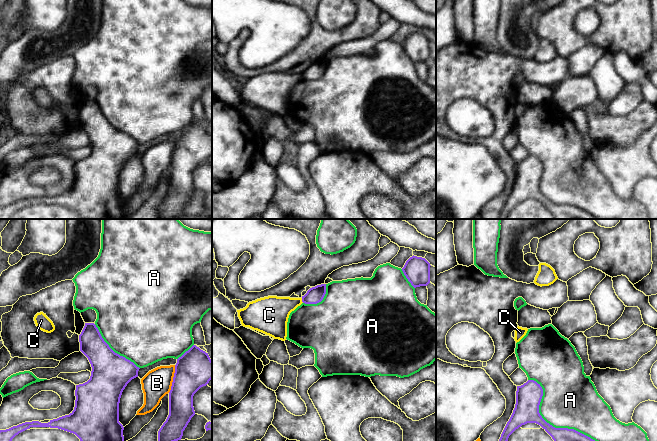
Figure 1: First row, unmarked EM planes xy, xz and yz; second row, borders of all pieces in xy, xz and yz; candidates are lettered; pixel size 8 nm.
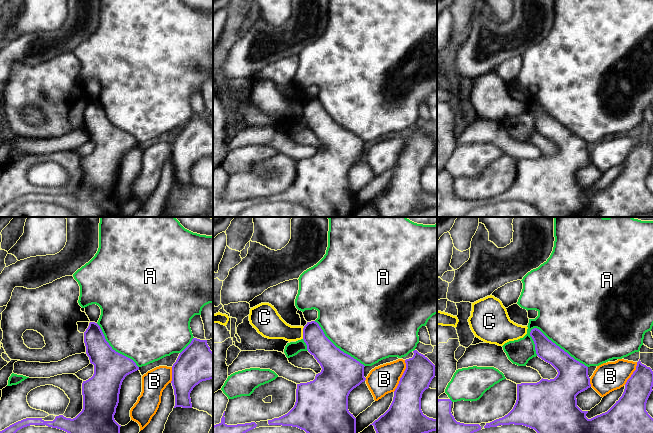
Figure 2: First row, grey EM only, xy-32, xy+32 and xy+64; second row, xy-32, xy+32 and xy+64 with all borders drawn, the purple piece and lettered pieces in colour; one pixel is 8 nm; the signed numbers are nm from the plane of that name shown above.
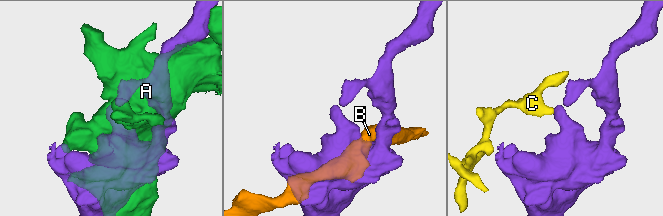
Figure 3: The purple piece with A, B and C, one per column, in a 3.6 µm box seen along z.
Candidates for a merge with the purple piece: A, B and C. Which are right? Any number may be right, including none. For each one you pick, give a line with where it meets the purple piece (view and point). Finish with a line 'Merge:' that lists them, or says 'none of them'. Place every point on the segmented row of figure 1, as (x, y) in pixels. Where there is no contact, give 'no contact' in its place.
Merge: none of them

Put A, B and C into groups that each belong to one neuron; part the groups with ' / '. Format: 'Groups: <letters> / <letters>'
Groups: A / B / C

